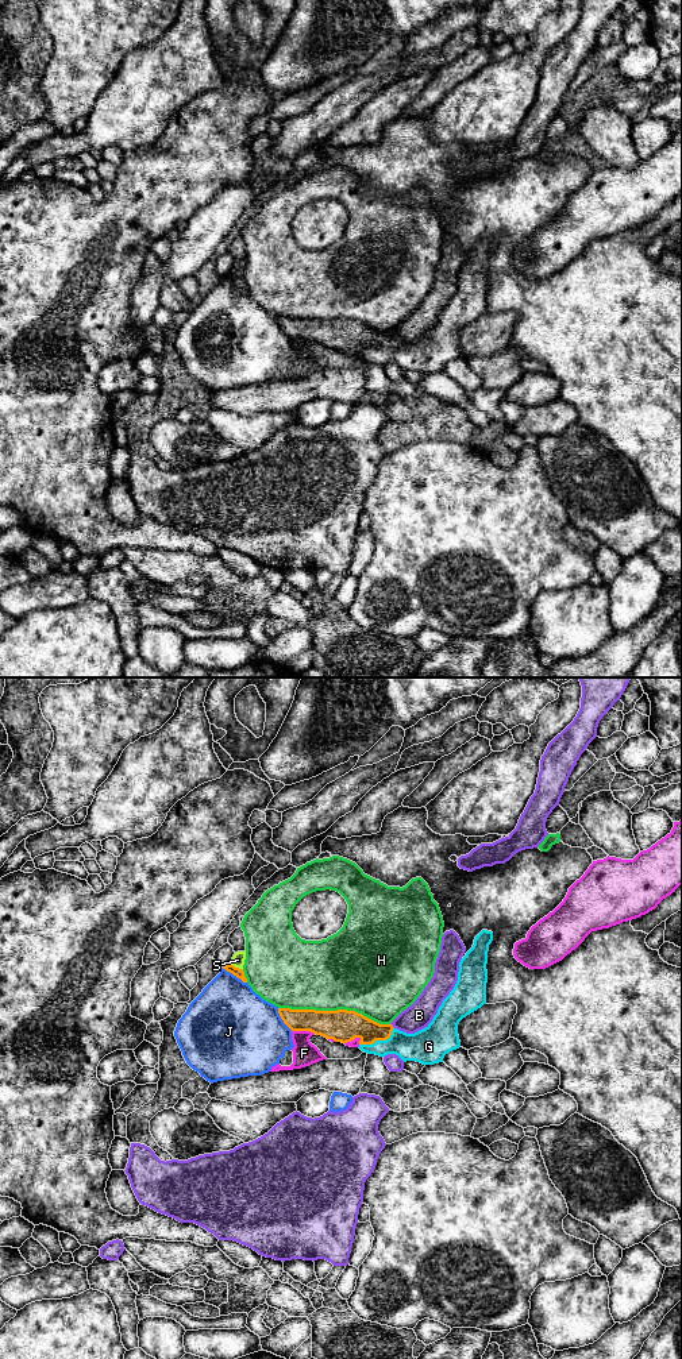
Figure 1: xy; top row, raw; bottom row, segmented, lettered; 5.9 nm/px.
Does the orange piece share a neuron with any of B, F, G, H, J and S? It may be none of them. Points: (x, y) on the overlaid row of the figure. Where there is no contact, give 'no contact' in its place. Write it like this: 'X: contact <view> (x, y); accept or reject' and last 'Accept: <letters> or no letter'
B: contact xy (392, 1026); reject
F: contact xy (303, 1030); reject
G: contact xy (378, 1039); accept
H: contact xy (334, 1011); reject
J: contact xy (234, 975); reject
S: contact xy (237, 968); reject
Accept: G

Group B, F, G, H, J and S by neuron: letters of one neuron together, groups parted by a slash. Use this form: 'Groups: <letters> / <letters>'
Groups: B / F / G / H / J / S

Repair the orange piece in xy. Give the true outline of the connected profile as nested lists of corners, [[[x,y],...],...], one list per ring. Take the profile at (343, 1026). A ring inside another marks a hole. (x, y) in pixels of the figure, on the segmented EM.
[[[482,930],[473,947],[459,962],[458,981],[443,1000],[432,1022],[415,1034],[392,1024],[379,1024],[362,1014],[347,1009],[316,1011],[278,1008],[292,1031],[311,1031],[335,1042],[347,1043],[359,1038],[359,1049],[367,1054],[398,1055],[404,1062],[423,1065],[443,1062],[446,1054],[461,1047],[459,1022],[486,1004],[488,951],[493,933]]]

